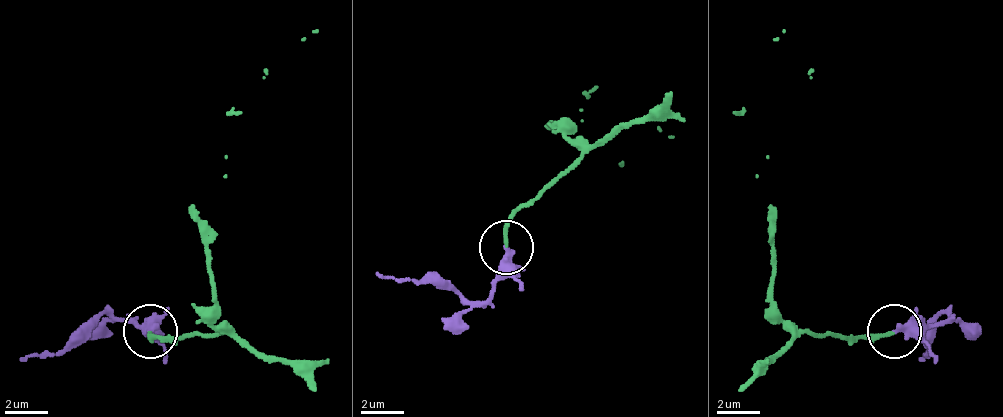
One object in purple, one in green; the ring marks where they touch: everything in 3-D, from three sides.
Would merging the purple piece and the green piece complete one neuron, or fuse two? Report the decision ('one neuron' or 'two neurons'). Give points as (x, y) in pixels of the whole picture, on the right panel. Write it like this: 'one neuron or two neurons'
one neuron

